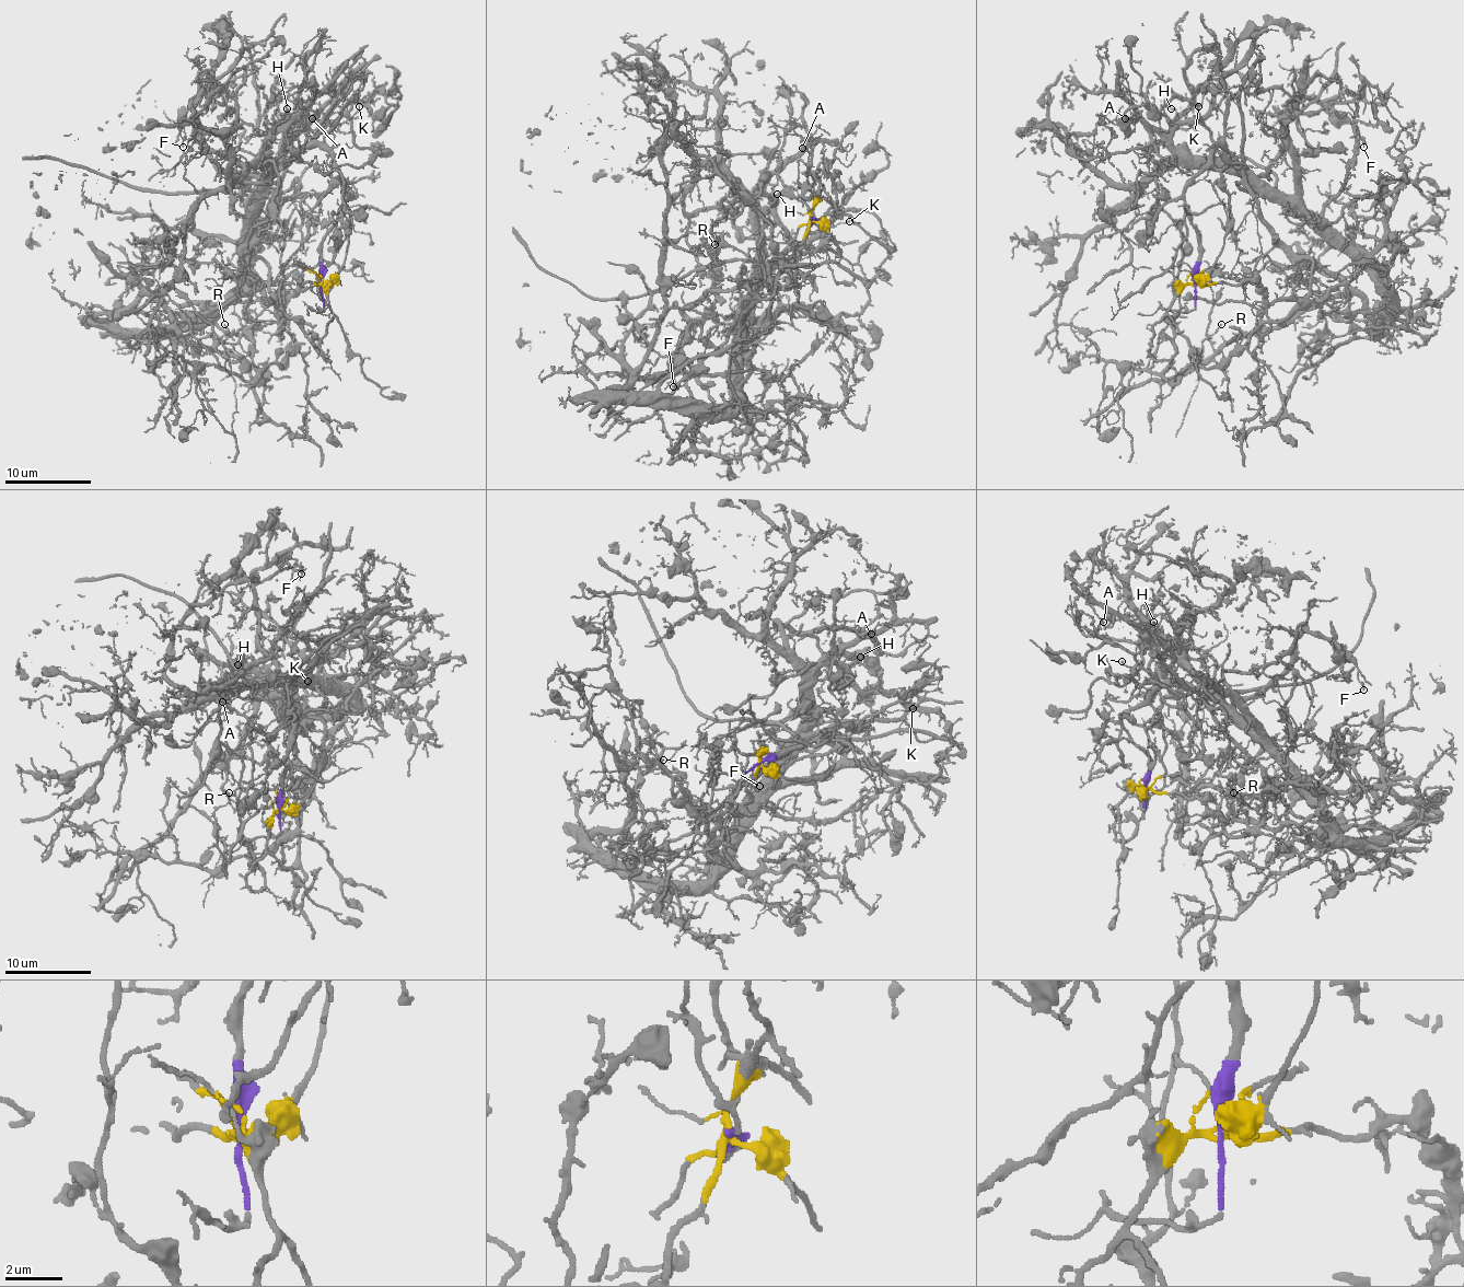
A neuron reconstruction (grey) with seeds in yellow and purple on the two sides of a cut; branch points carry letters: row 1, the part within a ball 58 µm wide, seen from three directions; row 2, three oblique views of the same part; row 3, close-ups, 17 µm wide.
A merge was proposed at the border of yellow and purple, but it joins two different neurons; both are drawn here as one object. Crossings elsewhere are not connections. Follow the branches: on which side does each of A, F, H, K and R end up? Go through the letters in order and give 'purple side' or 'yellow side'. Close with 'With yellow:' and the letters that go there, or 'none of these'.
A: purple side
F: purple side
H: purple side
K: purple side
R: yellow side
With yellow: R

